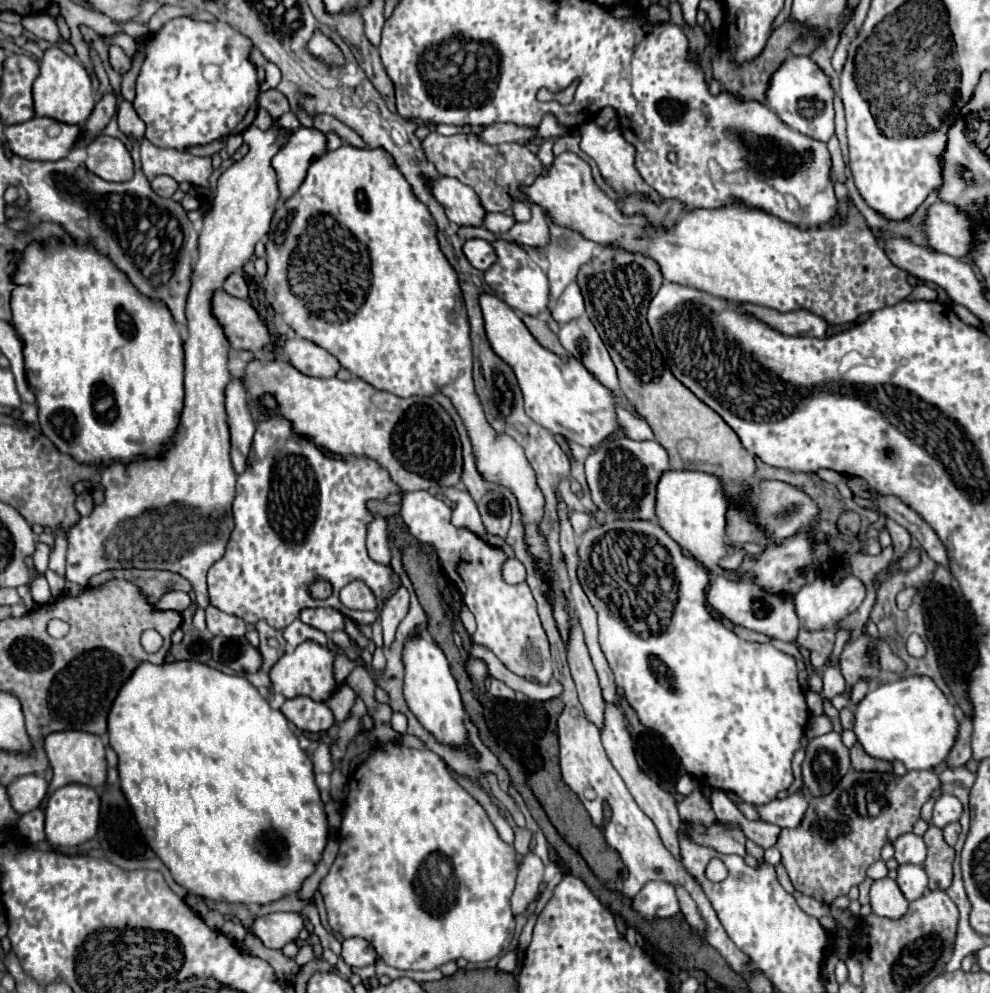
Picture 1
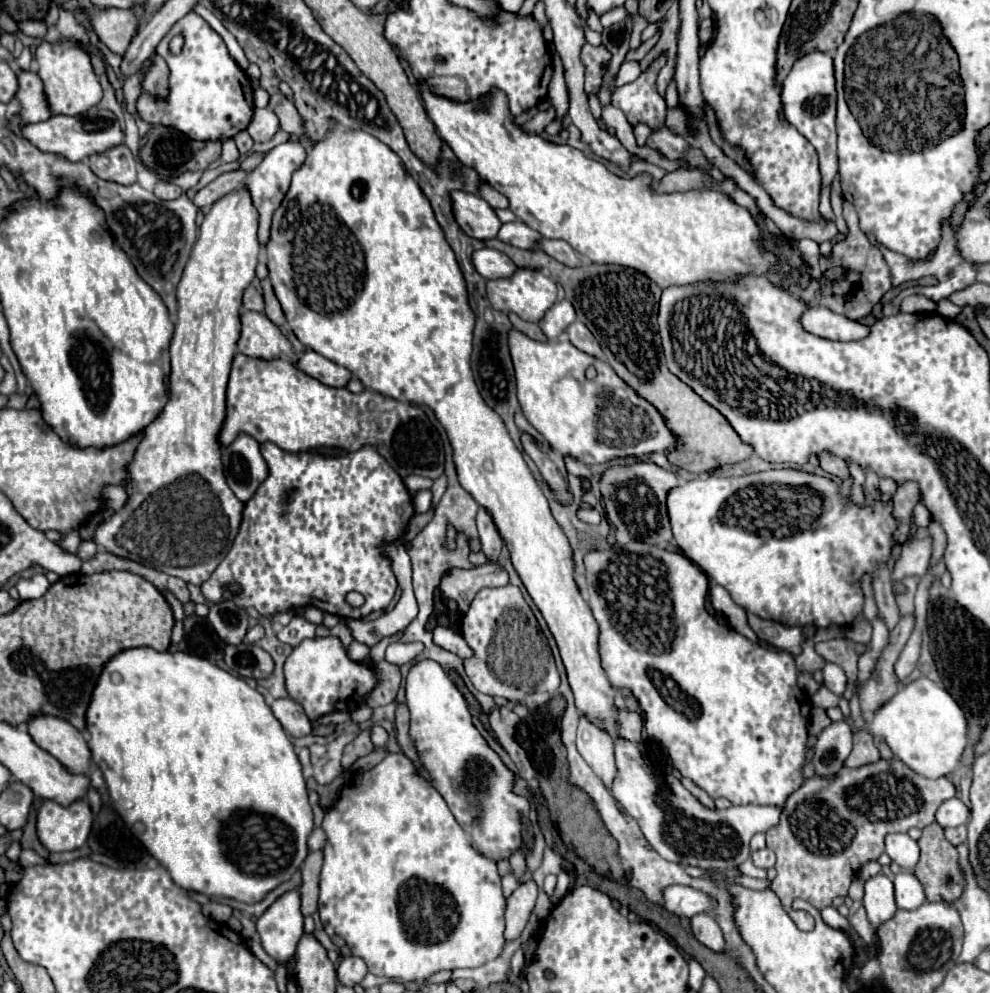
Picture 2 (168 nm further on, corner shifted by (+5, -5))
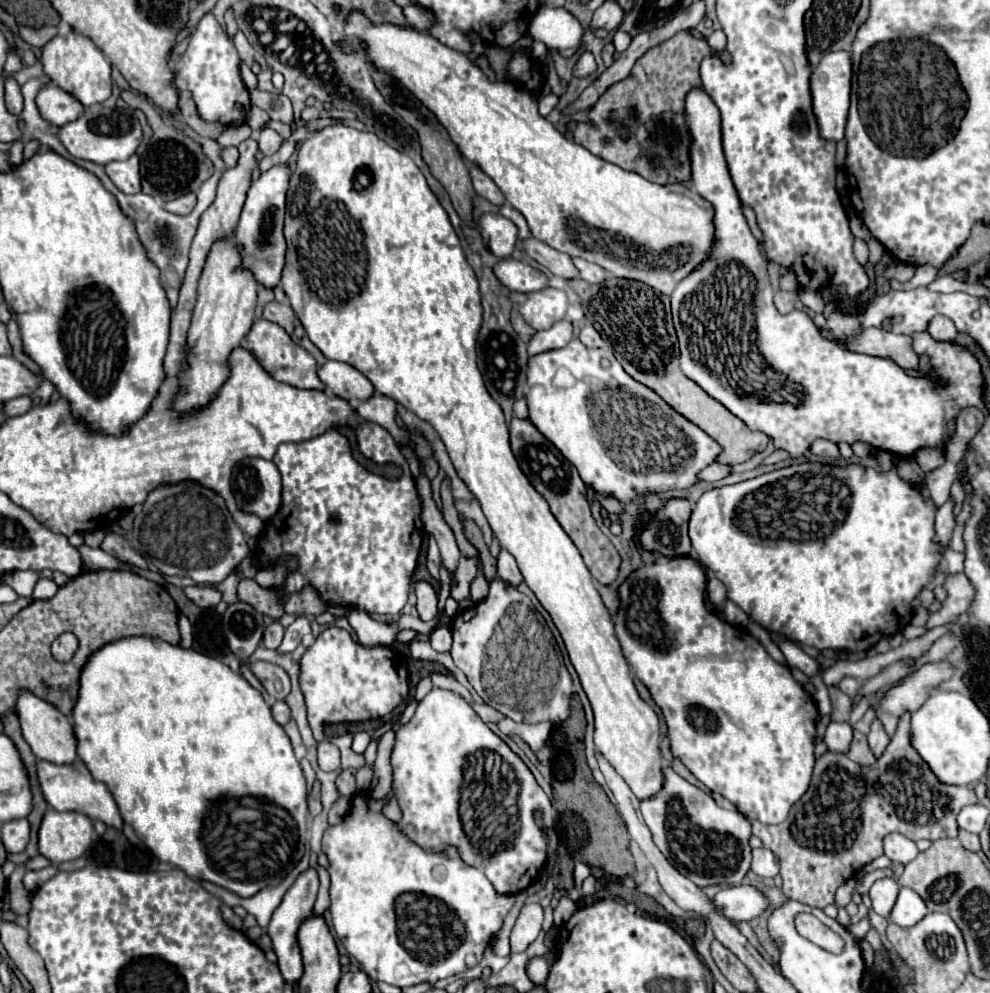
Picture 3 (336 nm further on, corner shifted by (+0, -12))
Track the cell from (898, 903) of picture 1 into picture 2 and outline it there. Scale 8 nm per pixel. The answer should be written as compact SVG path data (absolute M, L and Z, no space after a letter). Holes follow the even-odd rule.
M878 873L866 881L866 895L864 895L864 907L868 911L868 919L872 929L876 931L880 921L886 921L896 913L894 903L894 885L892 879L884 873Z

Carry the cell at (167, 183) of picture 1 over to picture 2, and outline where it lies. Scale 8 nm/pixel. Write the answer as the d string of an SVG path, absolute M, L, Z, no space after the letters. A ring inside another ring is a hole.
M158 181L154 187L154 195L160 199L178 199L182 195L182 189L174 183L166 183L166 181Z

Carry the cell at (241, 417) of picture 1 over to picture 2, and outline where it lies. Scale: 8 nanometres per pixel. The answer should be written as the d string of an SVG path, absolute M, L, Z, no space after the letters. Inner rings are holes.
M238 435L228 451L224 451L222 471L242 503L254 497L260 483L268 477L268 465L260 453L258 441L250 435Z

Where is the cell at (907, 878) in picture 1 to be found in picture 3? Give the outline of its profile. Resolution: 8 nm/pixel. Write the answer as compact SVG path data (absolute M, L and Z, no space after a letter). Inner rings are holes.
M901 888L897 902L891 910L889 922L909 928L909 926L917 924L925 914L927 914L927 906L921 900L921 896L917 896L917 892L913 892L911 888Z

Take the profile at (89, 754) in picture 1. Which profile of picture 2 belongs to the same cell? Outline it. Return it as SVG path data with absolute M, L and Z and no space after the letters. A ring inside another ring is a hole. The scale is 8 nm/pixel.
M34 715L26 721L28 733L34 743L54 755L68 771L88 773L90 749L84 735L68 721L54 715Z

